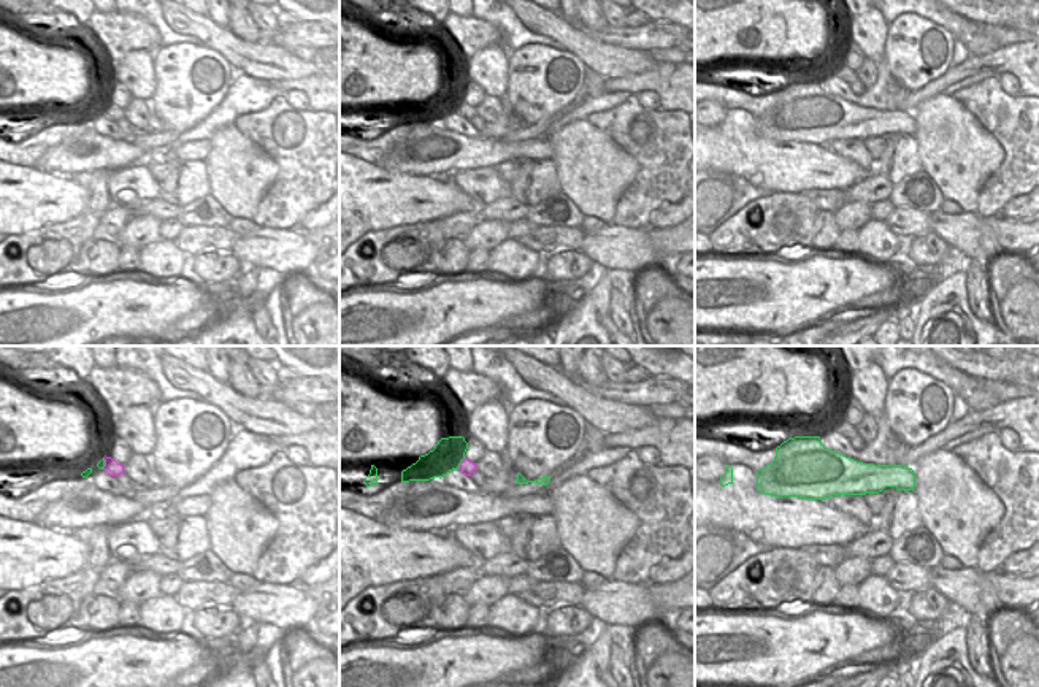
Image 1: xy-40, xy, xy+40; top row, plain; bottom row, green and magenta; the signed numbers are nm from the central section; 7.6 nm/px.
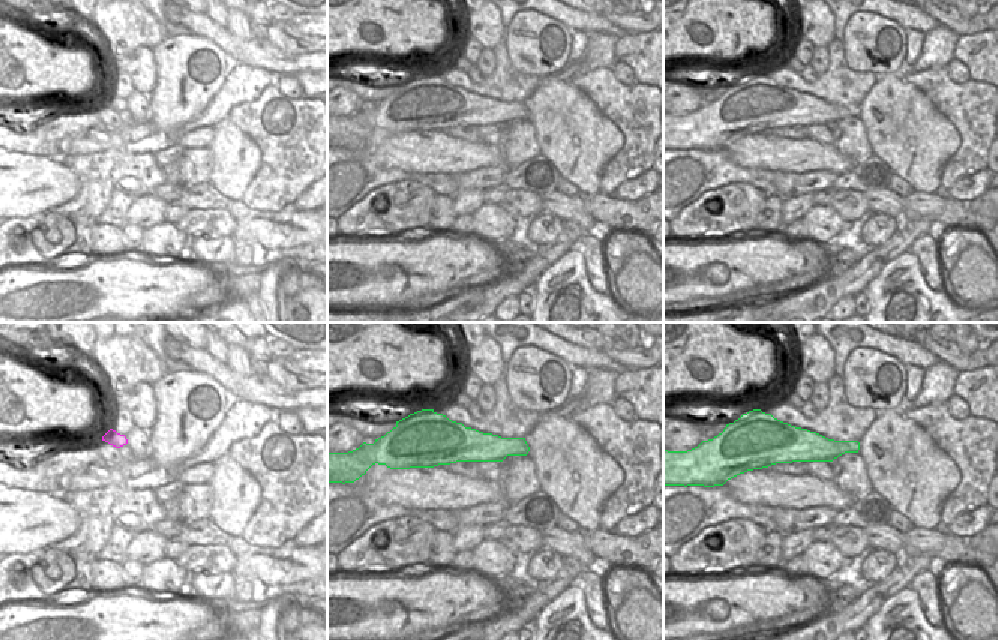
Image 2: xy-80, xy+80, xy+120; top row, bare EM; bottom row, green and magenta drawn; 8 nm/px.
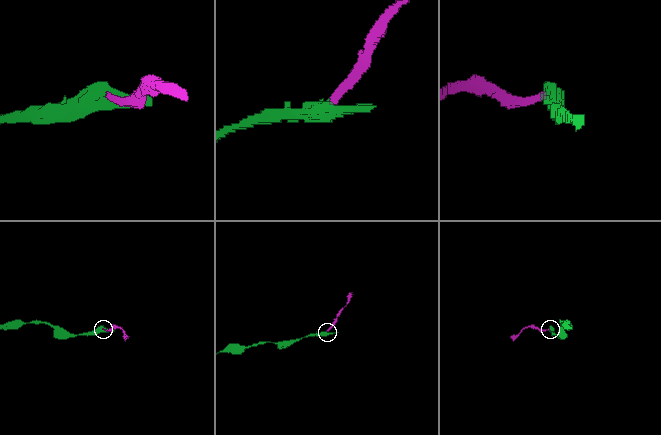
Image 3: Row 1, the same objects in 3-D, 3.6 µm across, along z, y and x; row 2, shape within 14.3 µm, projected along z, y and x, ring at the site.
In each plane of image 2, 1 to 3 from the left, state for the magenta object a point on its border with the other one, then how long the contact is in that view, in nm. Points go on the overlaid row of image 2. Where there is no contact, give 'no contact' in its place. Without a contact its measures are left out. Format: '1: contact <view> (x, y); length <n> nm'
1: no contact
2: no contact
3: no contact

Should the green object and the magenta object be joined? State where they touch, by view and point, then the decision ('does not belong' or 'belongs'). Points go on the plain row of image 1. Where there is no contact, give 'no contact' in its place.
xy (460, 107) | does not belong

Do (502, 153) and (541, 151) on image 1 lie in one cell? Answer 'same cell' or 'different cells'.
same cell

